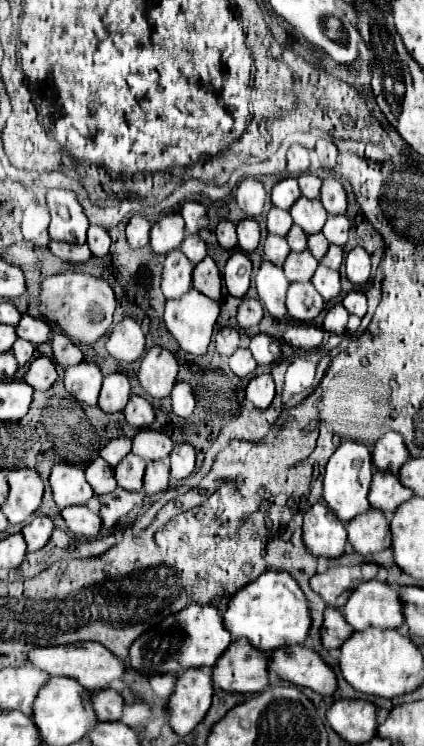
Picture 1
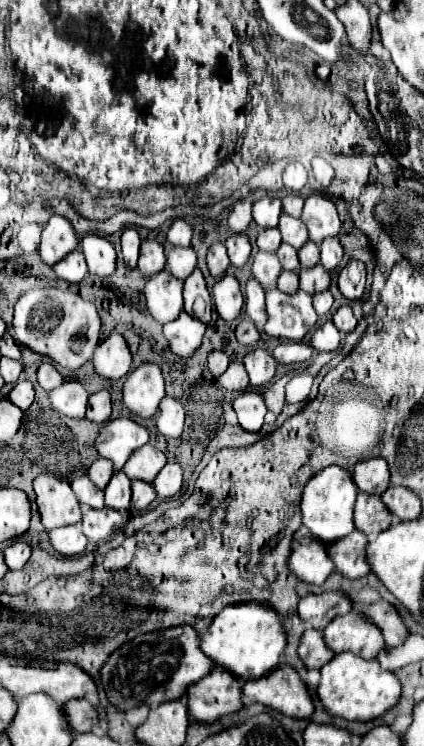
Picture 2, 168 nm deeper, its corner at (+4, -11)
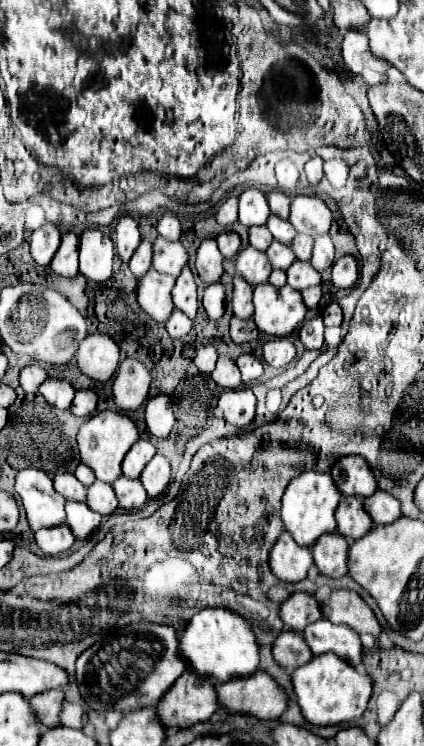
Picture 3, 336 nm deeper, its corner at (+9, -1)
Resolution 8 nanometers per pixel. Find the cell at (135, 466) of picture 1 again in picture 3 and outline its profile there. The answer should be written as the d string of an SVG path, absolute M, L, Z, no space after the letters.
M95 481L87 489L87 505L101 515L111 515L117 511L117 497L113 495L113 487L109 483Z

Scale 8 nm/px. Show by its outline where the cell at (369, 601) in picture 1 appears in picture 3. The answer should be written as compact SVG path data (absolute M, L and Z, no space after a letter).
M321 619L303 633L311 653L317 657L321 653L335 653L337 657L349 661L349 665L357 667L361 663L363 645L359 635L347 625L333 625L327 619Z

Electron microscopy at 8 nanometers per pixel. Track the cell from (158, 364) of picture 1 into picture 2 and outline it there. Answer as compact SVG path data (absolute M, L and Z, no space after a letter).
M142 363L136 371L128 373L122 401L134 415L142 419L154 417L164 397L164 375L156 363Z

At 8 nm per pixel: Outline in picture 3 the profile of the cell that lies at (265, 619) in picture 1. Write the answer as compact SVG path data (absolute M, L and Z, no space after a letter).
M203 609L199 613L195 613L183 635L179 637L179 655L185 659L187 667L201 675L201 677L213 677L221 683L225 681L231 681L231 679L241 679L241 677L251 677L255 671L257 671L257 665L259 665L259 645L255 641L255 633L249 625L249 621L245 621L241 615L229 611L229 609Z

